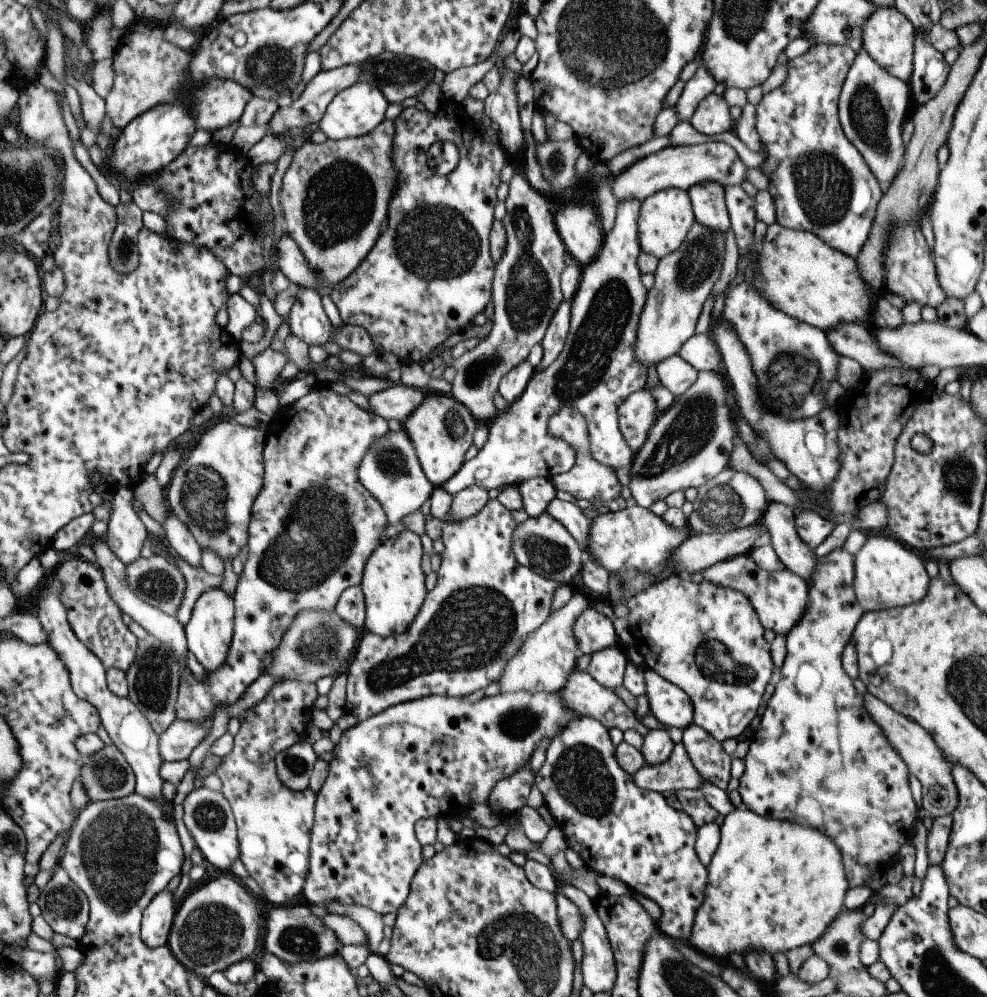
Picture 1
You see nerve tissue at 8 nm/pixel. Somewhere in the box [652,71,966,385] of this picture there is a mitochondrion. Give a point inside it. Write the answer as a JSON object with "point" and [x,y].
{"point":[823,184]}

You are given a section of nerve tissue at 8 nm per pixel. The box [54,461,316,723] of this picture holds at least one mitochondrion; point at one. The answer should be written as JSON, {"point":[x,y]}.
{"point":[152,682]}

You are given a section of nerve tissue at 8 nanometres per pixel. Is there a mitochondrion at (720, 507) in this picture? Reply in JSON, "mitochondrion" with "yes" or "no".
{"mitochondrion":"yes"}

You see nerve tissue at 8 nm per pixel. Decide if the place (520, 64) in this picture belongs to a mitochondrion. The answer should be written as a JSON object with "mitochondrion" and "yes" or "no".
{"mitochondrion":"no"}

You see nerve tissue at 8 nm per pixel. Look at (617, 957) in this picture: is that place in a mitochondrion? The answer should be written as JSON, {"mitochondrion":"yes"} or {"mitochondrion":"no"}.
{"mitochondrion":"no"}

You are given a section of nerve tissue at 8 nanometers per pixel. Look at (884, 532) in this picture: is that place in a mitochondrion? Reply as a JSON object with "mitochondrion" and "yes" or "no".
{"mitochondrion":"no"}

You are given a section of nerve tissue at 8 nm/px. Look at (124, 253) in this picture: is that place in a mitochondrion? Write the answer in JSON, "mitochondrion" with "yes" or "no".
{"mitochondrion":"yes"}

